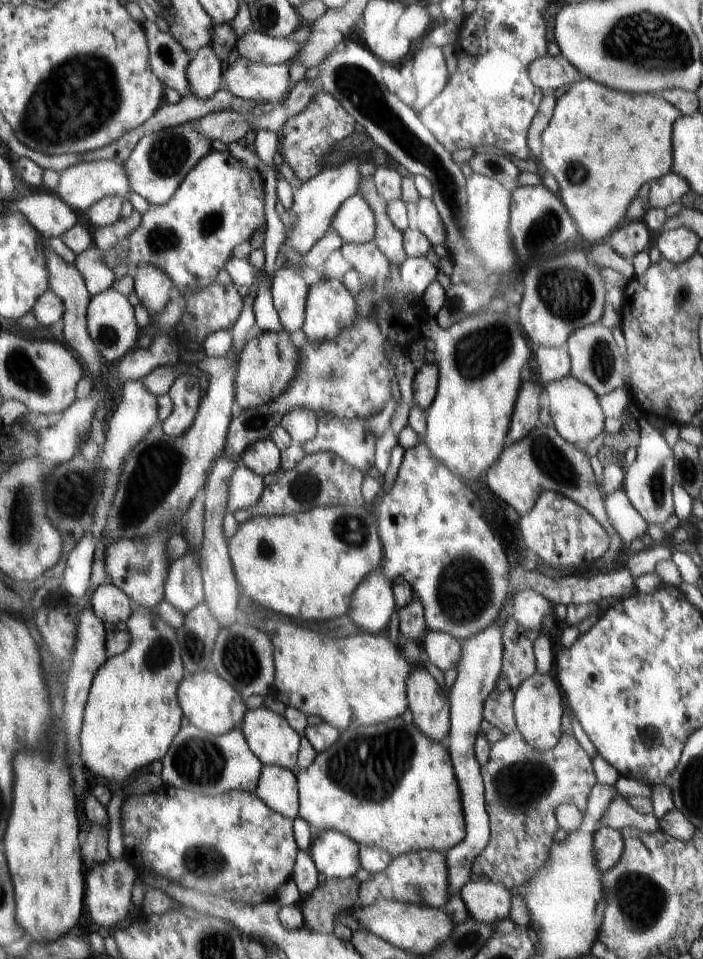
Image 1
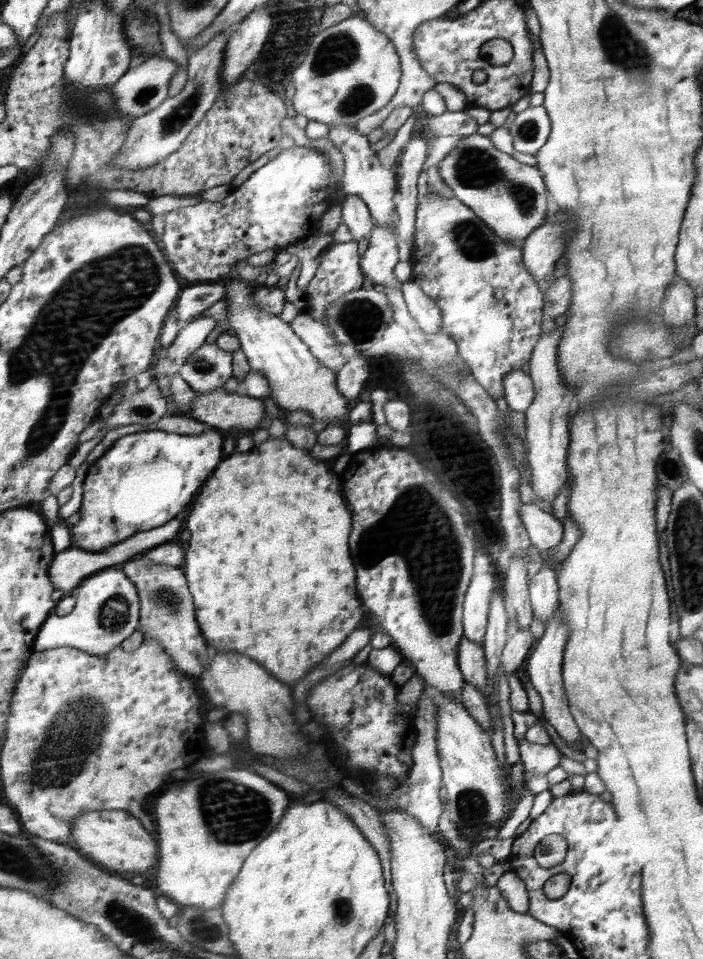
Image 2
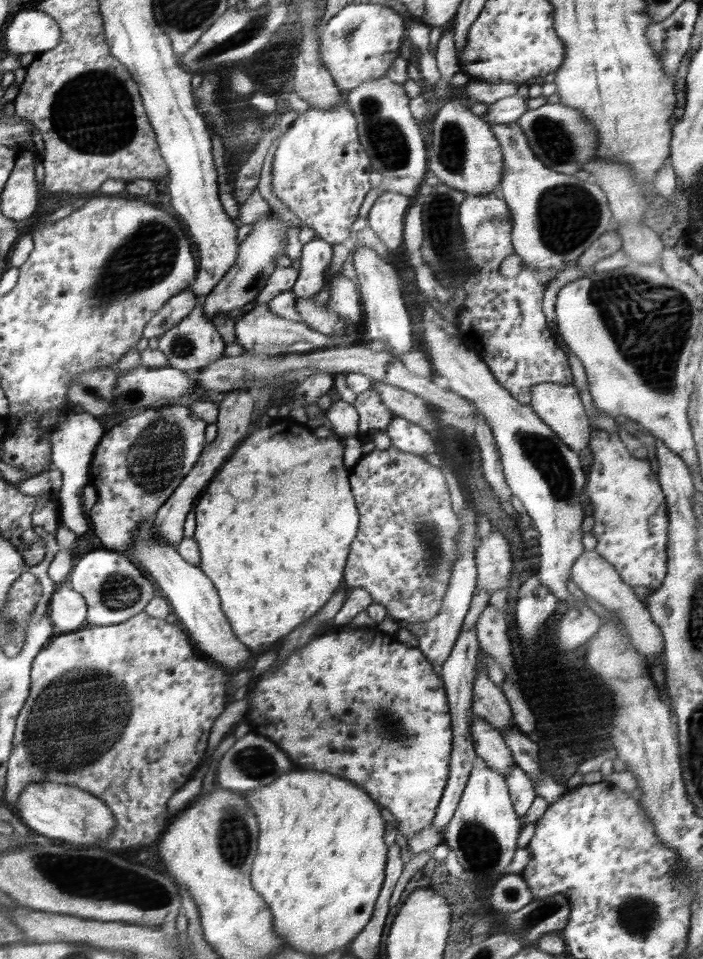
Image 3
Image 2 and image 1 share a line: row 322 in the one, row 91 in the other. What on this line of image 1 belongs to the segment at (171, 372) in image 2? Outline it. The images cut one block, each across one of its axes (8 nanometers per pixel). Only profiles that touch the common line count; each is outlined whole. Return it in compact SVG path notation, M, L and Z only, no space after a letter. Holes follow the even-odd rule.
M206 47L193 58L188 69L191 94L203 99L212 98L224 88L224 62L213 47Z

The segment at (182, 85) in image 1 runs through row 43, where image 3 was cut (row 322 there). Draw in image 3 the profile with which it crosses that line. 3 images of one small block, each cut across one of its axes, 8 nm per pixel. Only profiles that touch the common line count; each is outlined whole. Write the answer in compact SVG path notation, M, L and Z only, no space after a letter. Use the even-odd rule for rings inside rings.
M192 287L180 292L178 296L174 296L147 324L145 337L148 340L154 337L160 338L168 331L174 329L196 309L198 299L200 297L198 297L198 294L194 294Z

